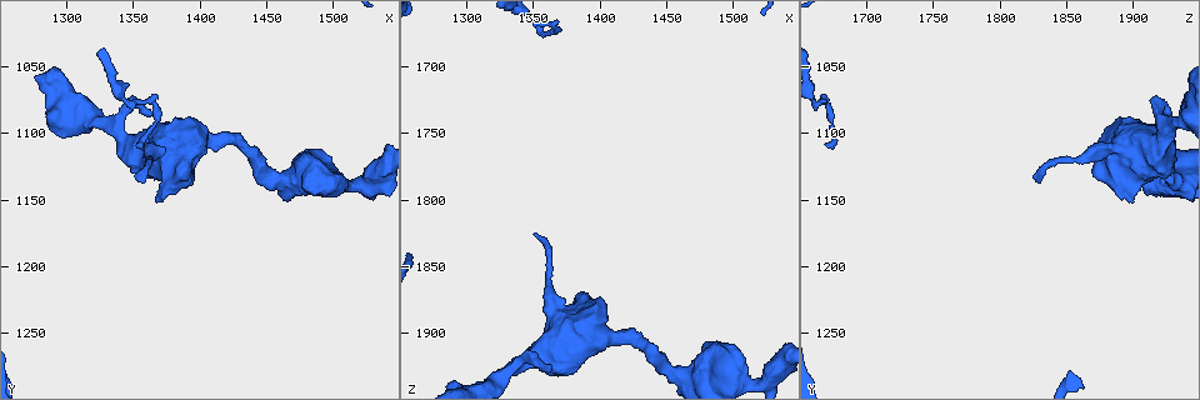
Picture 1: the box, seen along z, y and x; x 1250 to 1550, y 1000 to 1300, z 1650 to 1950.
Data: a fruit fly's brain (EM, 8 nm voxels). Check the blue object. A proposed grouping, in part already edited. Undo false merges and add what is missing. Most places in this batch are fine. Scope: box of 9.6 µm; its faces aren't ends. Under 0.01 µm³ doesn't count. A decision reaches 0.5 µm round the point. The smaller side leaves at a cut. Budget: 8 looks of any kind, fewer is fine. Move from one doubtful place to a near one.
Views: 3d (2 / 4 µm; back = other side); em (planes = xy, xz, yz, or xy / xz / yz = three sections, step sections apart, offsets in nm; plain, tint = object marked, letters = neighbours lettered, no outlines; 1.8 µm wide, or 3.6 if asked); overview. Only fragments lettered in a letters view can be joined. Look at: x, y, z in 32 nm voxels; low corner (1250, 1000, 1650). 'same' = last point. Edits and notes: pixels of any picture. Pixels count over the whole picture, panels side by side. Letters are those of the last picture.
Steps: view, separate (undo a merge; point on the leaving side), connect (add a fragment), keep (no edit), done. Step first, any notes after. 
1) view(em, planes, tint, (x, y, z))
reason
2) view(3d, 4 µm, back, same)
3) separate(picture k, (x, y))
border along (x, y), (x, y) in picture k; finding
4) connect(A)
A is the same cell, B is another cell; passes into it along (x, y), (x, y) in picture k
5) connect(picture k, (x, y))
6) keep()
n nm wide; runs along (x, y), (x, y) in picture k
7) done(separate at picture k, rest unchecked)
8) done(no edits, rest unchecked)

view(em, planes, letters, (1352, 1106, 1668))
tapers out

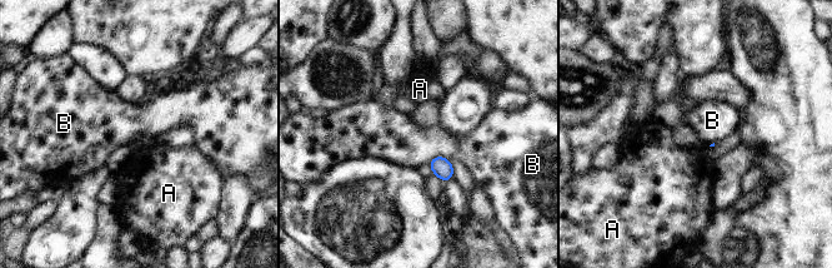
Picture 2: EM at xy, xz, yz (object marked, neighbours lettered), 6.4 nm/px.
keep()
A and B are other cells; border along (449, 159), (434, 157), (427, 163) in picture 2; no lettered fragment goes on from it

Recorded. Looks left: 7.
view(em, xy, step 16, letters, (1362, 1088, 1928))
an open end

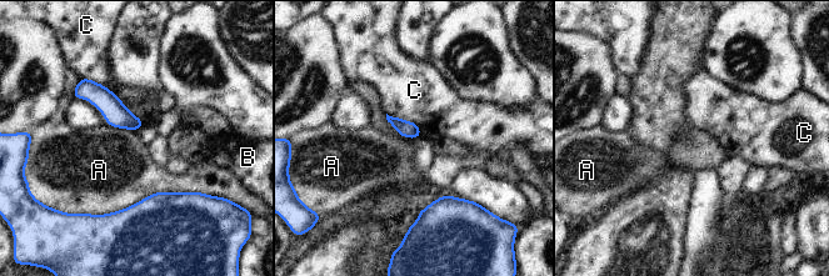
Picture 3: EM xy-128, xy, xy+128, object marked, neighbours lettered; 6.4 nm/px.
keep()
A, B and C are other cells; border along (200, 192), (154, 192), (94, 215) in picture 3; none of them fits

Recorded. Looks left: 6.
view(em, xy, step 8, tint, (1352, 1130, 1826))
thin end

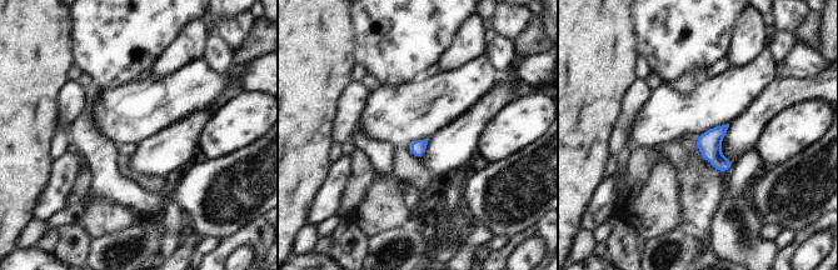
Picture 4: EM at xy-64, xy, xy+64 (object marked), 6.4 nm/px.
view(em, xz, step 8, letters, same)
cut it another way

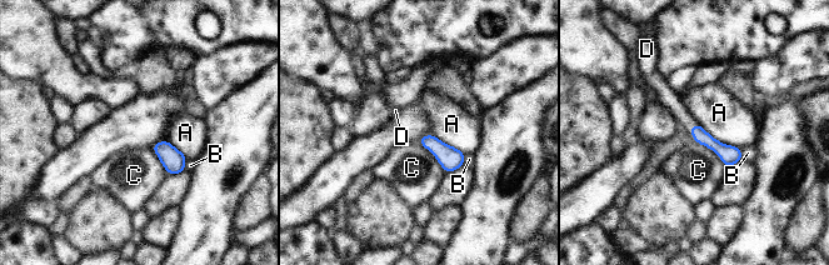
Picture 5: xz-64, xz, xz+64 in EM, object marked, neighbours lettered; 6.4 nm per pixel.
connect(D)
D is the same cell, A, B and C are other cells; passes into it along (698, 133), (690, 131), (669, 99) in picture 5; the cell continues

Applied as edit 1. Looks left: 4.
done(connect at picture 5, rest unchecked)

